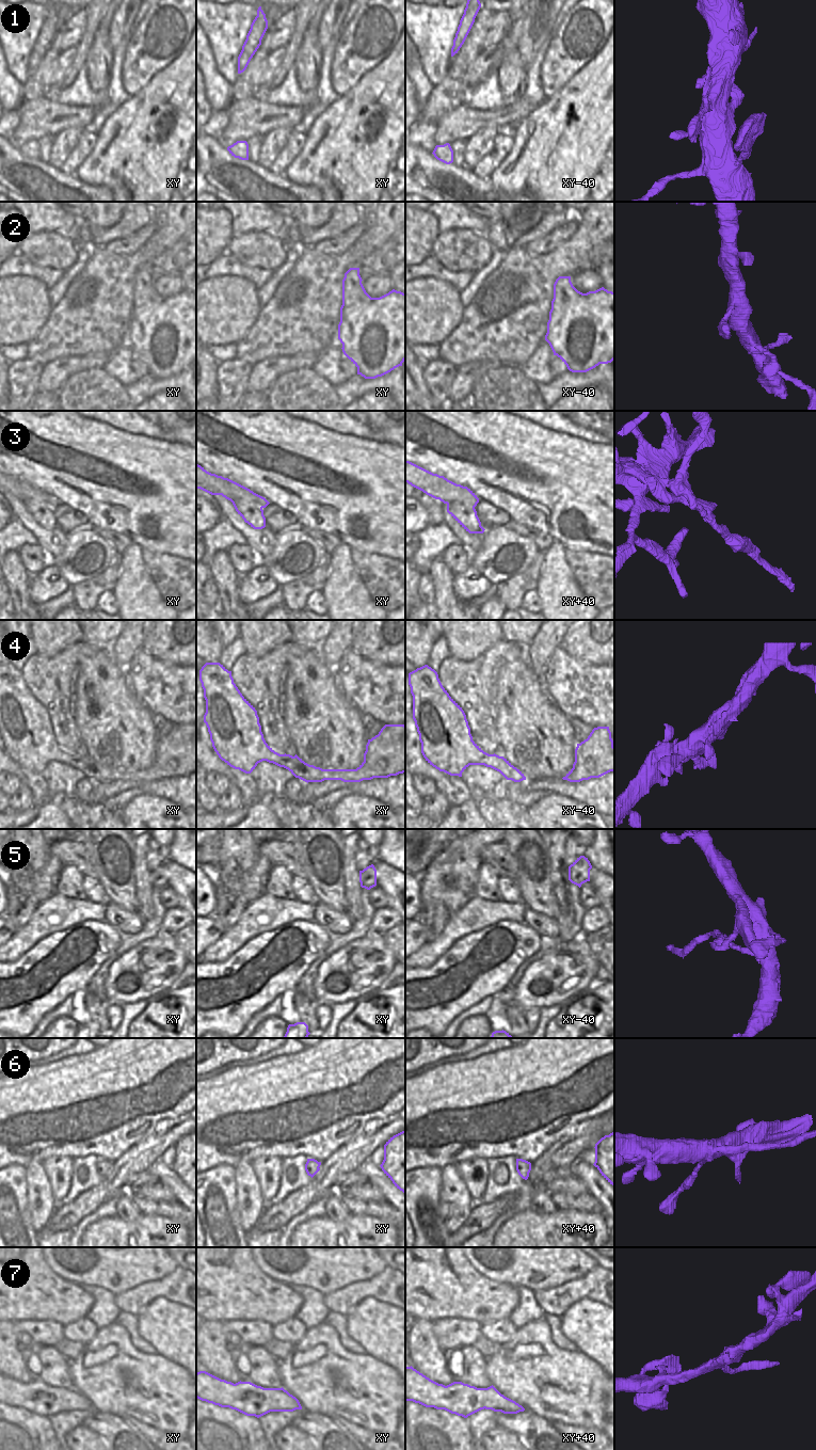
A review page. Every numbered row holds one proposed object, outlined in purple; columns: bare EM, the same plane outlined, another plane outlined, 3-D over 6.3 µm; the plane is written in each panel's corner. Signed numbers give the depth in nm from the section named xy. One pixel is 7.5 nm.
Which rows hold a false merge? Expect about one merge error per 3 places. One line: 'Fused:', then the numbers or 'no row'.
Fused: 3, 5, 6, 7

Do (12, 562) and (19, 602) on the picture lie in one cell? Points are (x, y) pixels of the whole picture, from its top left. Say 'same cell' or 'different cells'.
same cell

